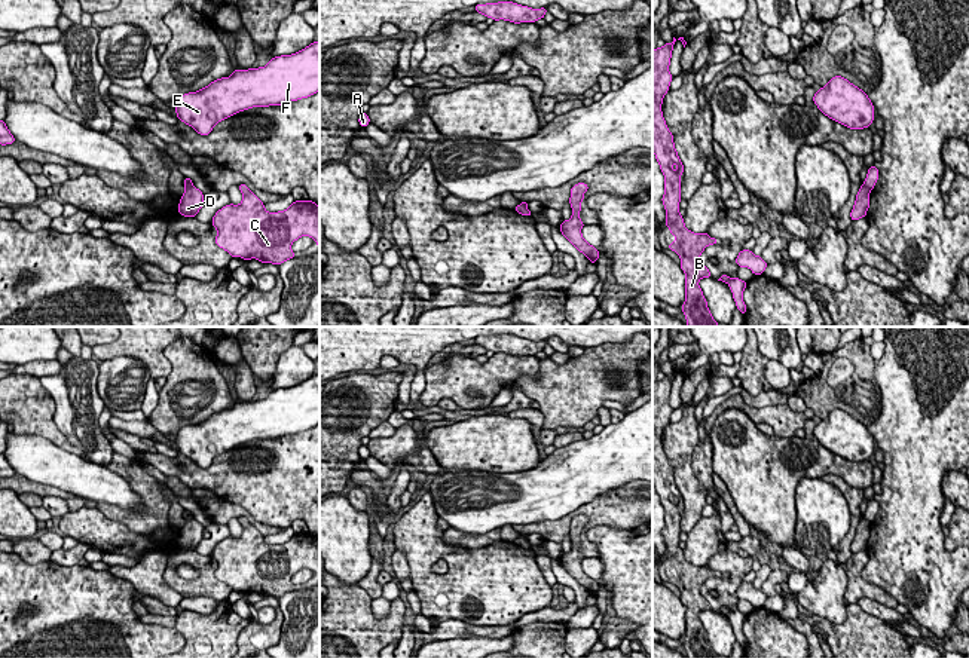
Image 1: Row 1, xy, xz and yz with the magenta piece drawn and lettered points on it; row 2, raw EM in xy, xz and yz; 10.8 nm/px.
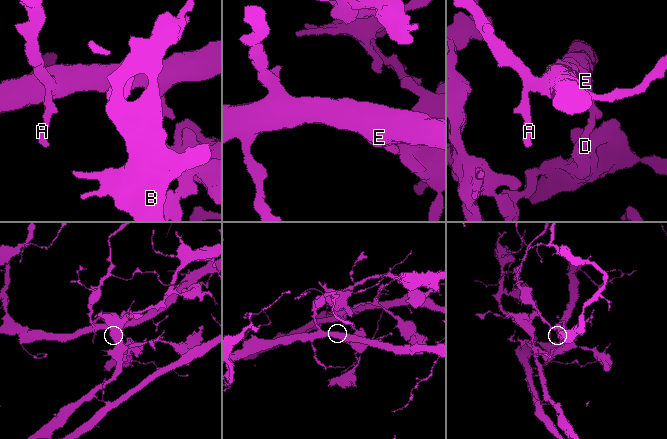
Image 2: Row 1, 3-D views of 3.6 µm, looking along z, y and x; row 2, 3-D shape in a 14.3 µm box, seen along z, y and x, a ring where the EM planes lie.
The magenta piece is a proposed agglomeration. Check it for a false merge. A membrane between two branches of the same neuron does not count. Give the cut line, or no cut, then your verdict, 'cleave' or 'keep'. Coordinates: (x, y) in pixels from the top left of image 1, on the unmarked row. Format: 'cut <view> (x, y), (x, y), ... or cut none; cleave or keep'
cut yz (862, 517), (870, 523); cleave

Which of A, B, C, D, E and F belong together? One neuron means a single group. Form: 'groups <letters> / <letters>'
groups A E F / B C D

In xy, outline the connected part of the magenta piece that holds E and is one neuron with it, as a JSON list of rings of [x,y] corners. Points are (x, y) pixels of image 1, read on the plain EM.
[[[320,373],[305,382],[272,391],[265,400],[238,403],[229,410],[189,425],[175,434],[178,453],[199,468],[253,440],[281,438],[320,425]]]

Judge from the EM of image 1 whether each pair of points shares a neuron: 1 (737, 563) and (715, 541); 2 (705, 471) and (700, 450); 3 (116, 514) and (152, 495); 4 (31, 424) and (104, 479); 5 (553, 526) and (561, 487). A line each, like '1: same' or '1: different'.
1: different
2: same
3: same
4: different
5: different

